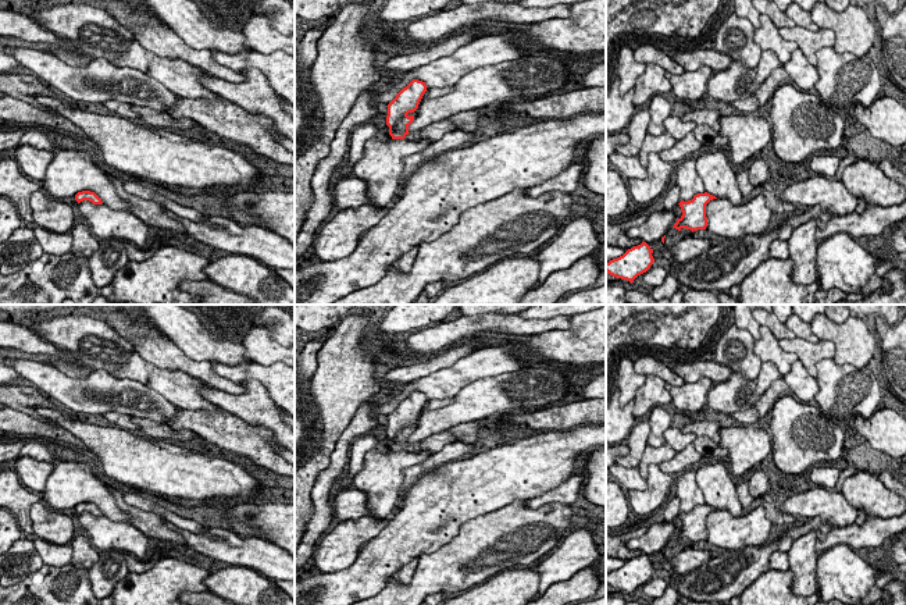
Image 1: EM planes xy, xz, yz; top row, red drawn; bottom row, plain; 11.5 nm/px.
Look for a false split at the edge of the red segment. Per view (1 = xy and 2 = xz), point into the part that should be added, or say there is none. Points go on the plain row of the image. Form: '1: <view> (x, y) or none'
1: none
2: xz (413, 447)

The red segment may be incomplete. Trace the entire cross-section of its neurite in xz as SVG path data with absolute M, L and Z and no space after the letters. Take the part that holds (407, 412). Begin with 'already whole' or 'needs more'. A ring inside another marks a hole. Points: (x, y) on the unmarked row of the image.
needs more; M413 391L388 416L386 437L392 451L407 451L411 453L421 451L420 442L410 442L409 437L414 433L413 424L418 420L425 403L425 394Z

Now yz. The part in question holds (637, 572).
already whole; M642 554L628 560L623 567L606 574L606 584L632 595L638 587L646 584L653 576L652 565L653 560L646 554Z

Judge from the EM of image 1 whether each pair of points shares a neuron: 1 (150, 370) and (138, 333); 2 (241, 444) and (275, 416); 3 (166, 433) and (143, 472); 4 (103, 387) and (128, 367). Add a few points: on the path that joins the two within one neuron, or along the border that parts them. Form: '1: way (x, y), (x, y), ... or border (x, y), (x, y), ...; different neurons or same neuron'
1: border (124, 340), (146, 360), (160, 367), (179, 370); different neurons
2: border (232, 413), (252, 424), (268, 429), (279, 444); different neurons
3: border (145, 436), (163, 441); different neurons
4: border (110, 373), (118, 378), (132, 378), (136, 381); different neurons

